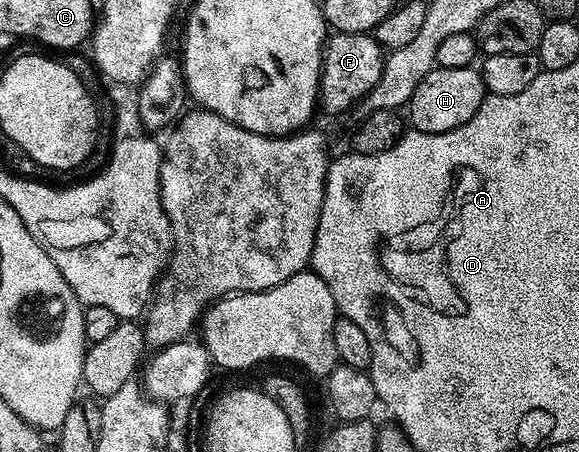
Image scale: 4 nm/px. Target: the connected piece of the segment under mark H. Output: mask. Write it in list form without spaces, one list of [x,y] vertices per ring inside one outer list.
[[[475,67],[462,70],[446,70],[445,68],[433,68],[422,82],[418,82],[418,90],[408,99],[406,105],[407,123],[415,131],[429,132],[430,134],[442,134],[454,130],[458,126],[468,124],[474,114],[478,114],[478,106],[482,106],[486,89],[484,79],[480,77]]]

